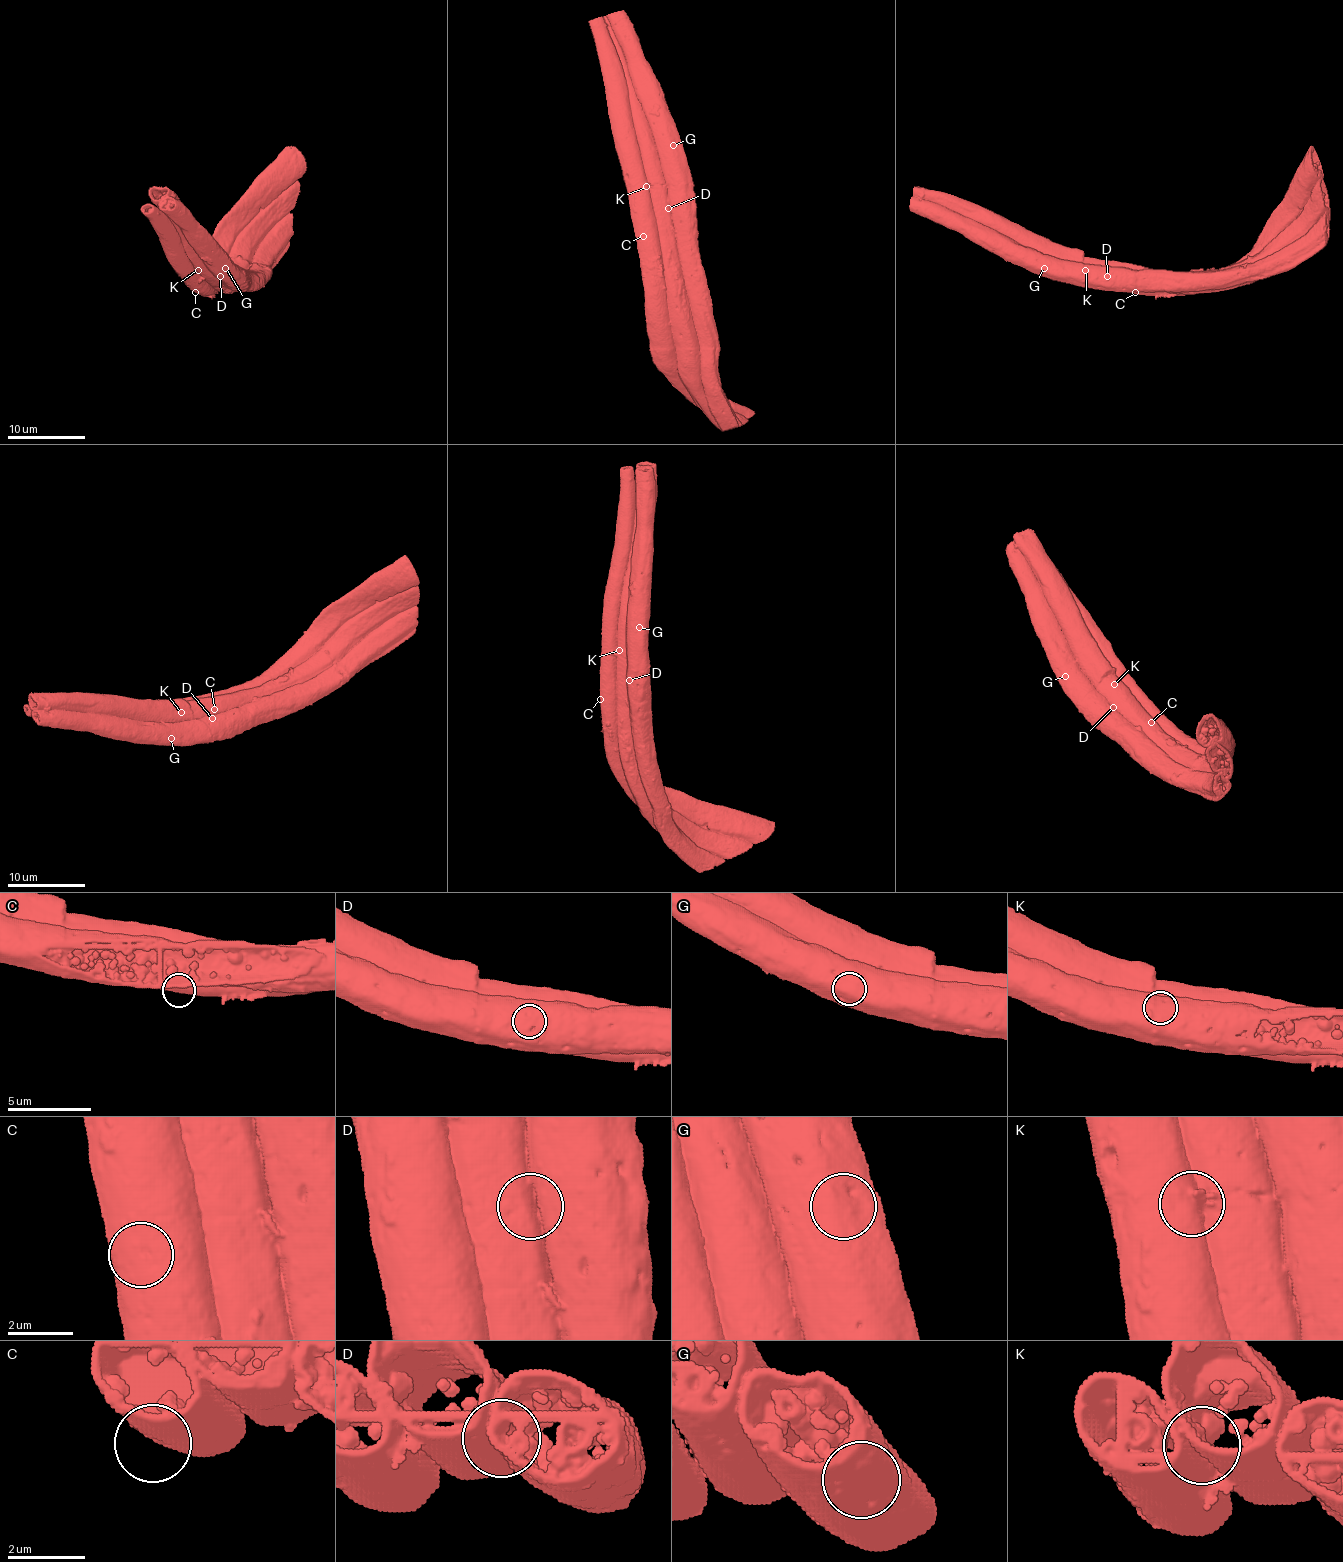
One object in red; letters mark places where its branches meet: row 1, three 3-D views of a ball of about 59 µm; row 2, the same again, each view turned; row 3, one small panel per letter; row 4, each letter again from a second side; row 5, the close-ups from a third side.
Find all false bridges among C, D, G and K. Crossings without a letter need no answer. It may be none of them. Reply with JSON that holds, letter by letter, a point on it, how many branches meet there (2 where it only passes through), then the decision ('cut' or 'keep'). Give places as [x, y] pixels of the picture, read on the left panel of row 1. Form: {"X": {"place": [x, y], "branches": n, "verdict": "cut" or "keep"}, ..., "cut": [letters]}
{"C": {"place": [195, 292], "branches": 1, "verdict": "keep"}, "D": {"place": [220, 276], "branches": 1, "verdict": "cut"}, "G": {"place": [225, 268], "branches": 1, "verdict": "keep"}, "K": {"place": [198, 270], "branches": 1, "verdict": "cut"}, "cut": ["D", "K"]}

